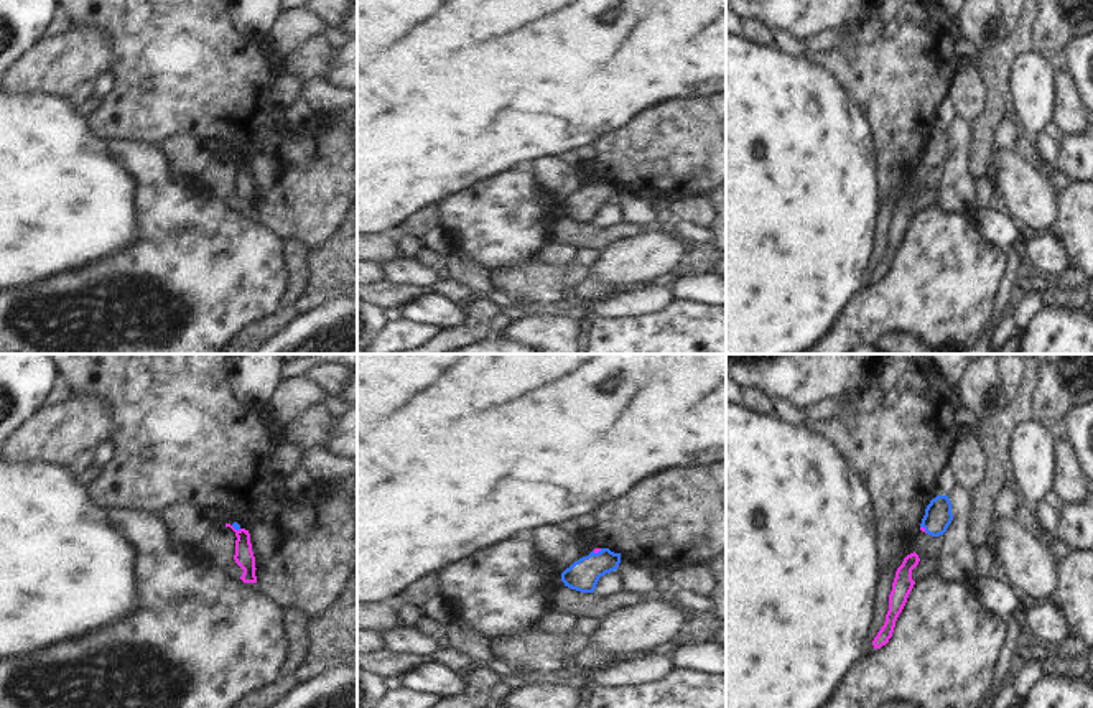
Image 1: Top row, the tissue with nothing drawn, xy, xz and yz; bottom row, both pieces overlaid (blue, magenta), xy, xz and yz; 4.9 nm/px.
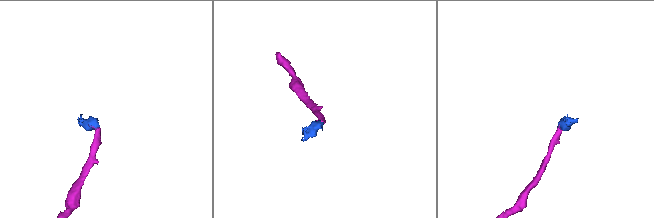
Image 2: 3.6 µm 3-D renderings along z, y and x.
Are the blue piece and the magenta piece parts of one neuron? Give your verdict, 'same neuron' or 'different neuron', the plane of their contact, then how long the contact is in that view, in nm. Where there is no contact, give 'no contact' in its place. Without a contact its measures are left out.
same neuron | xz | 50 nm

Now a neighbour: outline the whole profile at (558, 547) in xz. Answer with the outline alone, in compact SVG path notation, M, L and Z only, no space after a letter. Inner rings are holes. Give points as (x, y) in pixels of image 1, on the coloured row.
M556 524L535 529L533 542L538 545L543 560L561 573L581 558L578 535Z

